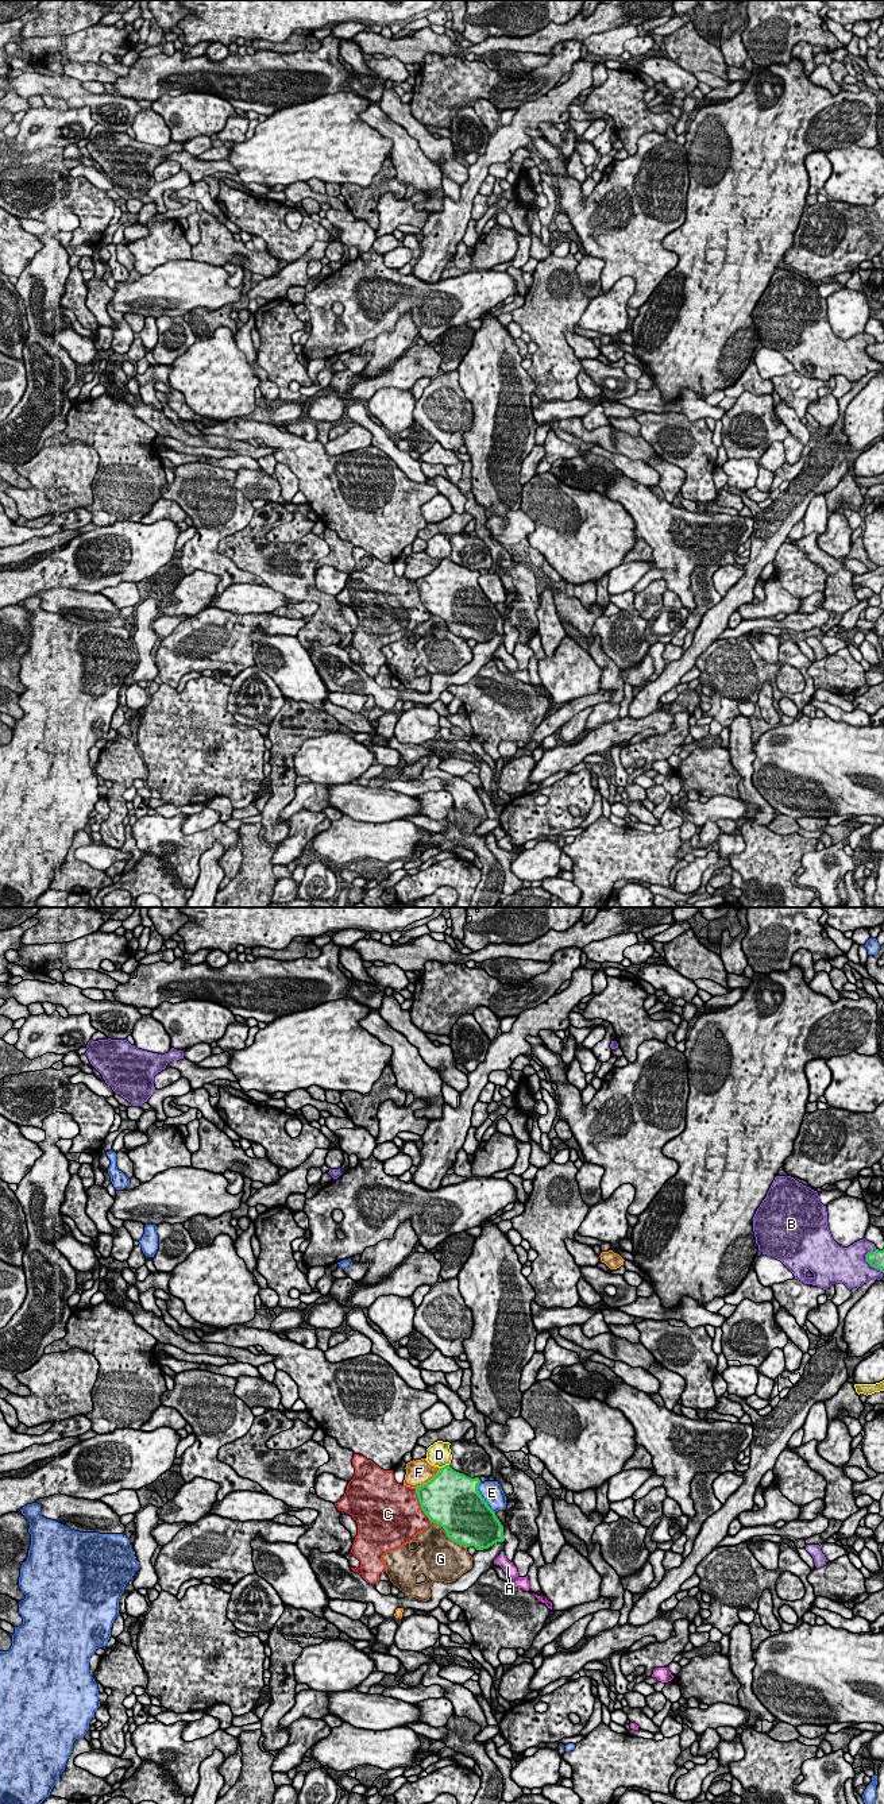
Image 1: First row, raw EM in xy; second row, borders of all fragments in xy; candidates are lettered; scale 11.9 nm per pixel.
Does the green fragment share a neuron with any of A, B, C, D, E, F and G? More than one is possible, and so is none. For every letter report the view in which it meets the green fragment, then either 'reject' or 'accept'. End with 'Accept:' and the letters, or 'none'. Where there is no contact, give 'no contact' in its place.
A: xy | accept
B: xy | reject
C: xy | reject
D: xy | reject
E: xy | reject
F: xy | reject
G: xy | reject
Accept: A

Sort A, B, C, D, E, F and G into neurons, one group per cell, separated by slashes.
A / B / C / D / E / F / G

